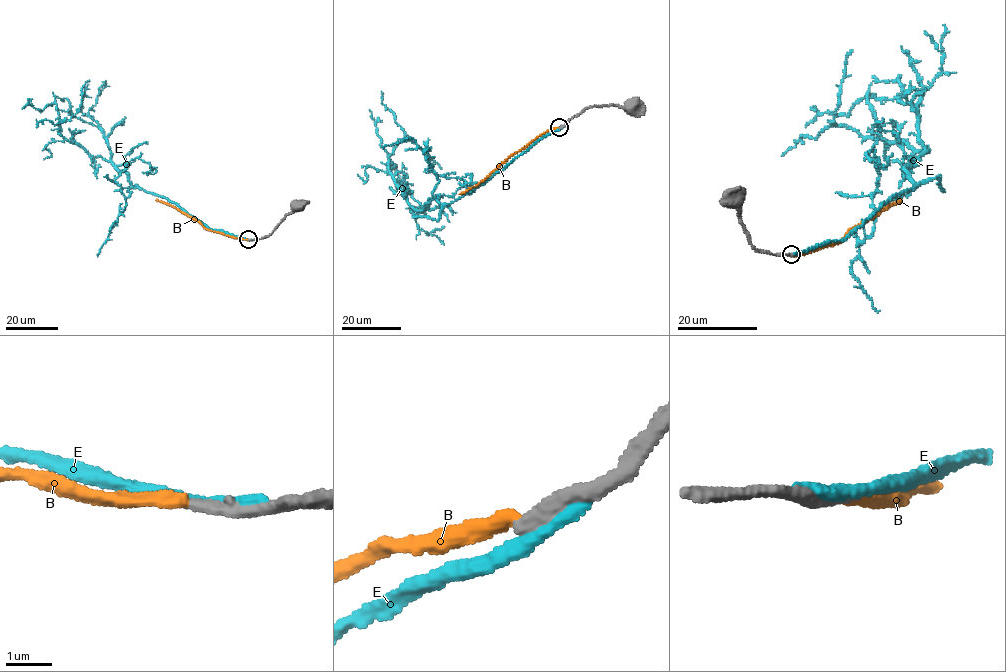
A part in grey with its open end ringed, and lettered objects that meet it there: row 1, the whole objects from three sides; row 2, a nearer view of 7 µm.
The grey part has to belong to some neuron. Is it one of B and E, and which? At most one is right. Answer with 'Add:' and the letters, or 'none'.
Add: none

